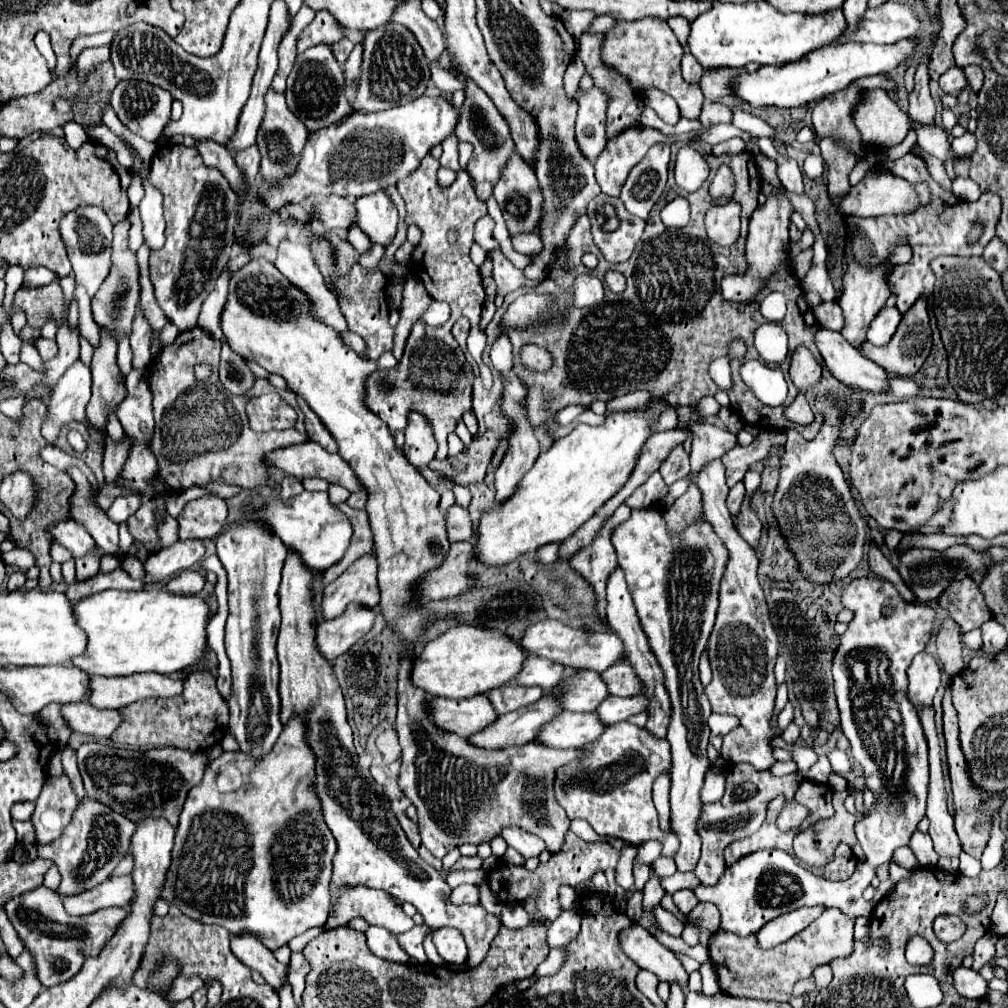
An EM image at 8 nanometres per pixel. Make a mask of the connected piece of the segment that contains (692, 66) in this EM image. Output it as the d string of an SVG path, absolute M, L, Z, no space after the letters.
M684 54L682 58L682 76L686 78L686 82L692 82L692 84L698 84L700 78L702 78L702 66L698 64L698 60L692 56L692 54Z

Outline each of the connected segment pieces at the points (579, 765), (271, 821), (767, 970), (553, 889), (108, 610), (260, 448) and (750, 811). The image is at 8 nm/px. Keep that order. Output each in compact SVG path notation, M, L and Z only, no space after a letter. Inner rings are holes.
M618 722L606 726L606 732L602 732L594 744L586 744L582 752L582 758L558 768L554 780L556 800L566 810L568 818L582 818L600 836L620 838L632 846L658 840L663 846L661 856L674 858L679 840L674 834L660 830L658 812L652 802L654 780L658 774L670 770L670 744L630 722ZM584 780L588 786L582 784Z
M292 718L278 736L270 754L254 760L244 752L224 752L218 760L208 764L202 782L188 792L176 830L172 862L160 892L162 900L176 904L192 920L224 926L232 934L250 932L270 950L278 950L294 936L314 926L322 928L326 924L330 904L330 876L336 840L322 820L322 810L312 790L314 754L306 744L304 734L304 720ZM228 778L238 778L238 782L228 784ZM240 872L246 872L242 910Z
M836 908L824 910L806 930L788 942L770 950L760 950L754 936L734 936L728 932L716 932L710 940L708 952L720 978L720 990L730 996L750 996L760 1000L788 1002L792 988L798 980L810 978L816 966L828 964L834 958L846 958L854 950L854 920L838 912Z
M566 832L562 848L550 858L550 862L540 864L534 872L520 868L520 866L504 866L504 862L498 862L498 866L494 870L490 870L490 874L488 874L488 886L492 892L500 894L500 876L504 876L502 888L506 890L506 902L508 904L524 902L532 894L536 898L536 910L542 912L544 916L548 916L548 920L552 922L562 912L562 906L558 900L558 888L562 884L576 888L578 884L590 880L592 874L596 872L596 868L614 868L616 862L618 862L618 852L612 846L598 844L598 842L584 842L574 832ZM494 888L498 888L498 890L494 890Z
M148 588L140 592L122 592L122 590L106 590L84 600L74 602L74 614L78 626L88 636L88 646L82 656L72 660L72 666L82 668L82 672L90 676L126 676L134 672L158 672L172 674L186 666L200 662L206 652L206 622L208 622L208 606L198 596L178 596L168 592L166 588Z
M200 328L182 332L172 346L160 350L158 358L150 366L150 390L154 396L154 436L150 440L150 450L158 460L158 480L168 488L168 492L180 492L194 486L204 486L208 482L236 484L240 488L264 486L268 480L268 466L262 458L290 444L306 442L304 414L298 410L296 396L290 390L276 390L270 382L260 384L260 394L278 392L286 404L290 404L298 414L298 430L270 430L254 432L248 424L246 398L232 396L218 382L218 360L220 346L218 340ZM208 362L212 374L206 380L196 380L194 366Z
M750 764L732 766L732 774L726 776L724 796L718 802L702 804L702 816L698 818L698 834L702 838L702 849L698 868L694 870L694 874L698 876L700 884L704 884L704 886L718 884L718 880L722 878L722 872L726 868L724 856L722 856L724 848L728 844L732 844L734 840L742 840L742 838L758 832L758 828L762 826L762 822L766 818L768 802L782 792L786 792L786 798L792 798L802 780L804 778L800 774L788 774L788 776L778 778L778 776L772 776L768 770L758 772L758 770L750 768Z

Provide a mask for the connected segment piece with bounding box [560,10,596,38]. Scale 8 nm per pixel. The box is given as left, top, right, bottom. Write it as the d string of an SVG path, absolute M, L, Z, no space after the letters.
M564 10L560 18L562 18L566 30L578 38L582 32L588 30L588 26L596 18L596 14L592 14L592 12L568 12L568 10Z

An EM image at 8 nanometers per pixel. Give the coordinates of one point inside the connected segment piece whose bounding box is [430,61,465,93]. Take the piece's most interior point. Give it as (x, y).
(445, 81)

